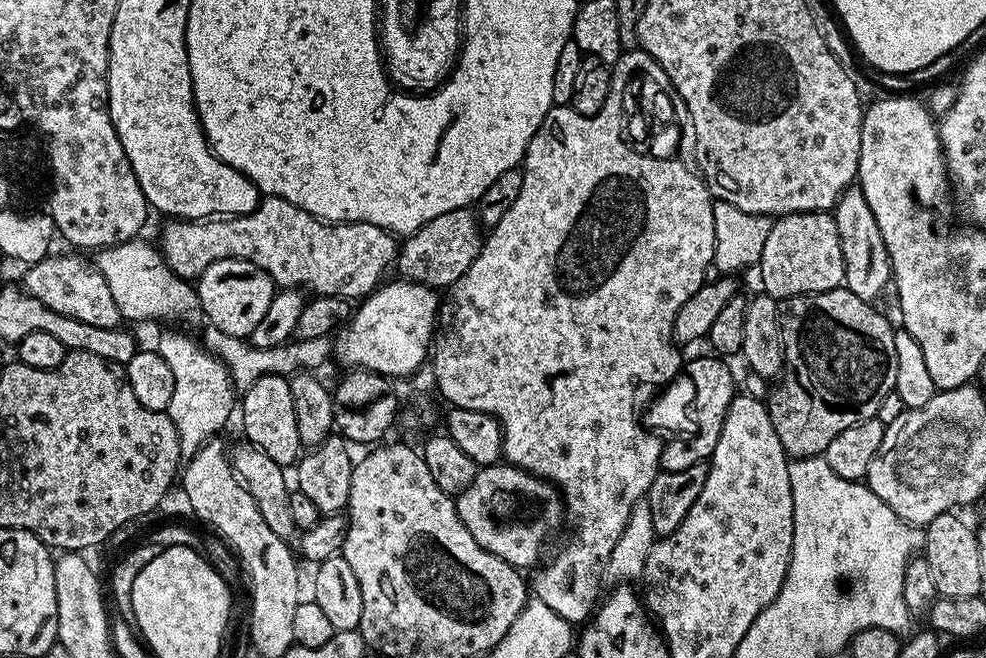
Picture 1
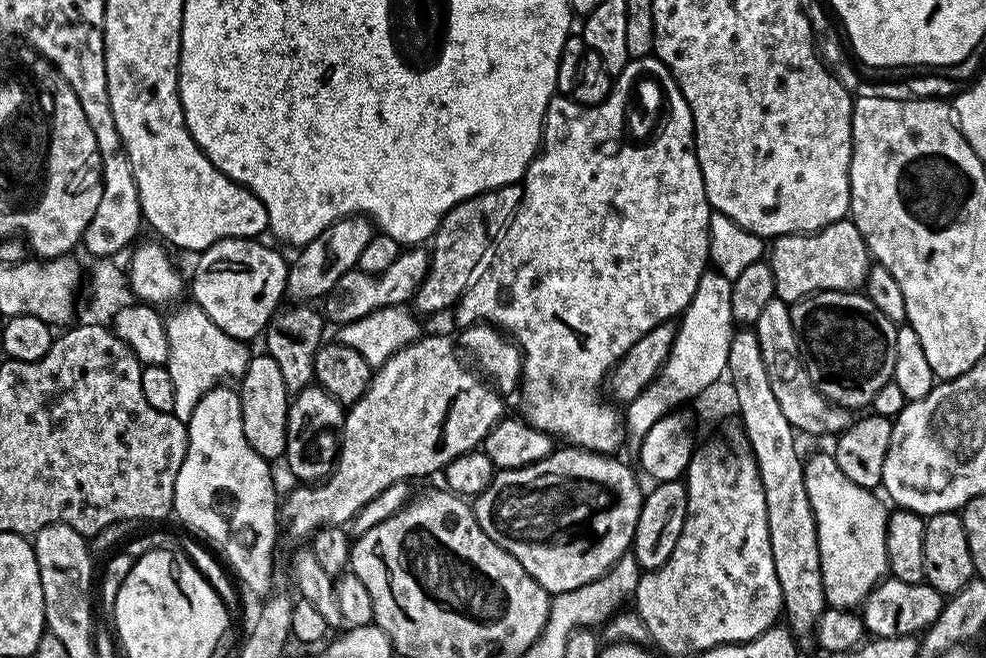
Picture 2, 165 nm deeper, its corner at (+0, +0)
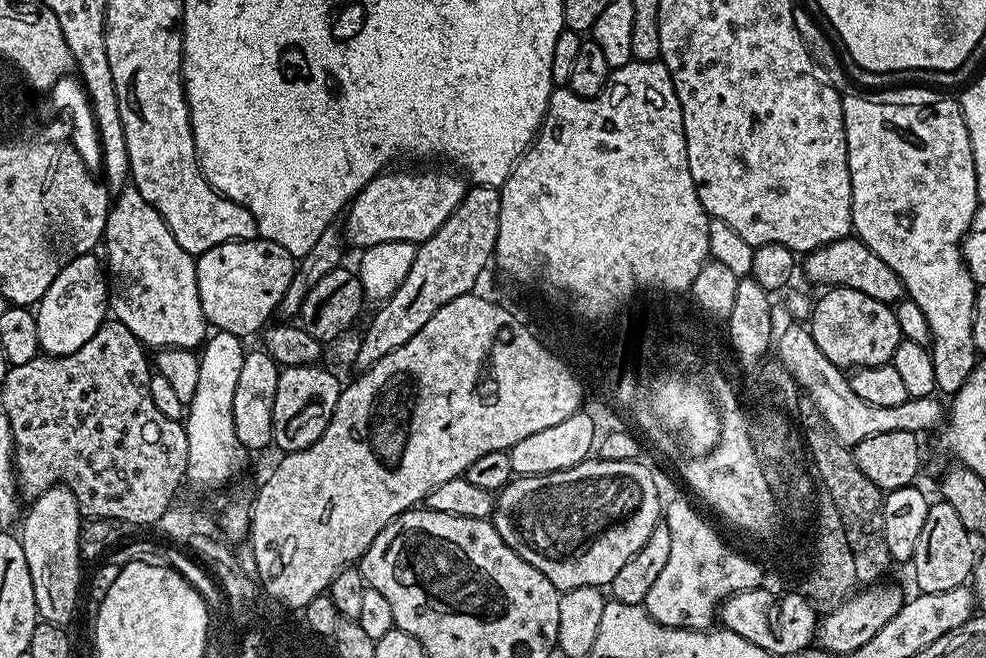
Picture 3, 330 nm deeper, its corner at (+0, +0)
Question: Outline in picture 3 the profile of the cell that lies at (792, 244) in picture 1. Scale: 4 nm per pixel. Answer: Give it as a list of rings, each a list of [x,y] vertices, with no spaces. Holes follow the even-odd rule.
[[[858,238],[835,240],[807,253],[802,260],[802,272],[816,284],[853,288],[889,306],[899,304],[906,296],[902,278],[898,278],[898,274],[894,274],[894,270],[890,270],[890,266],[886,266],[886,262],[882,262],[882,258],[878,258],[878,254],[874,254],[874,250],[867,248]]]

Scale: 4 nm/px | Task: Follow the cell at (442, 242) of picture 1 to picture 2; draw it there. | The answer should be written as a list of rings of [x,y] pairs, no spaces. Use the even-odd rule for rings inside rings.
[[[408,246],[401,251],[398,259],[384,272],[369,274],[353,270],[342,274],[342,278],[338,278],[338,282],[334,282],[334,286],[322,300],[322,305],[324,304],[322,312],[327,323],[343,326],[358,318],[366,318],[366,314],[379,308],[407,305],[415,297],[424,276],[428,273],[429,255],[427,247]]]

